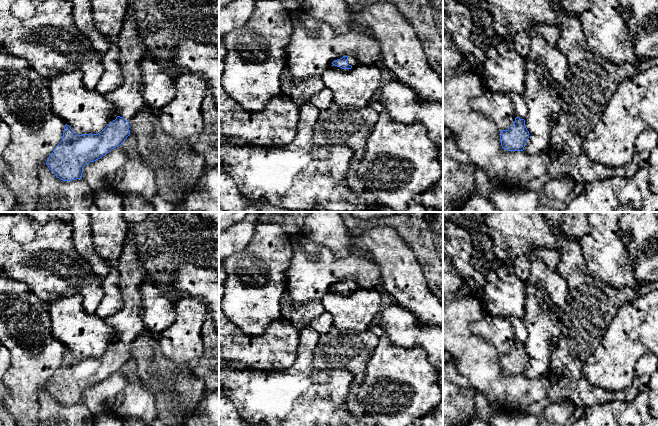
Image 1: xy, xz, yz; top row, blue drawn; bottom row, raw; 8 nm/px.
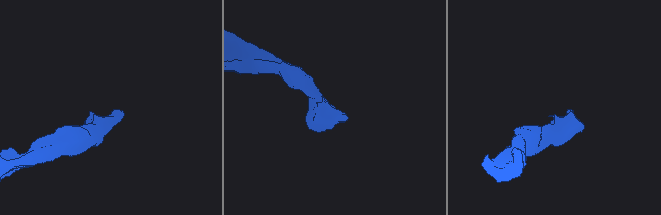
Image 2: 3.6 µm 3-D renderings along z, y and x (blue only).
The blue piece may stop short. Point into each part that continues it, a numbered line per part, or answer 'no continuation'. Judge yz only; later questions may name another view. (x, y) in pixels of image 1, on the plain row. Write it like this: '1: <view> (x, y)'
1: yz (521, 333)

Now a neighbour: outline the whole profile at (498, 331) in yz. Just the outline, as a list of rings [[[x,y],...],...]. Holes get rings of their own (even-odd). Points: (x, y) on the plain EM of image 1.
[[[487,315],[474,322],[472,332],[494,347],[500,355],[508,354],[516,342],[509,317]]]

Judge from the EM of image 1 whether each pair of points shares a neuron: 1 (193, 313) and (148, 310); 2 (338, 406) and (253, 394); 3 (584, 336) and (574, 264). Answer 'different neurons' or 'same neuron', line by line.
1: different neurons
2: same neuron
3: same neuron

